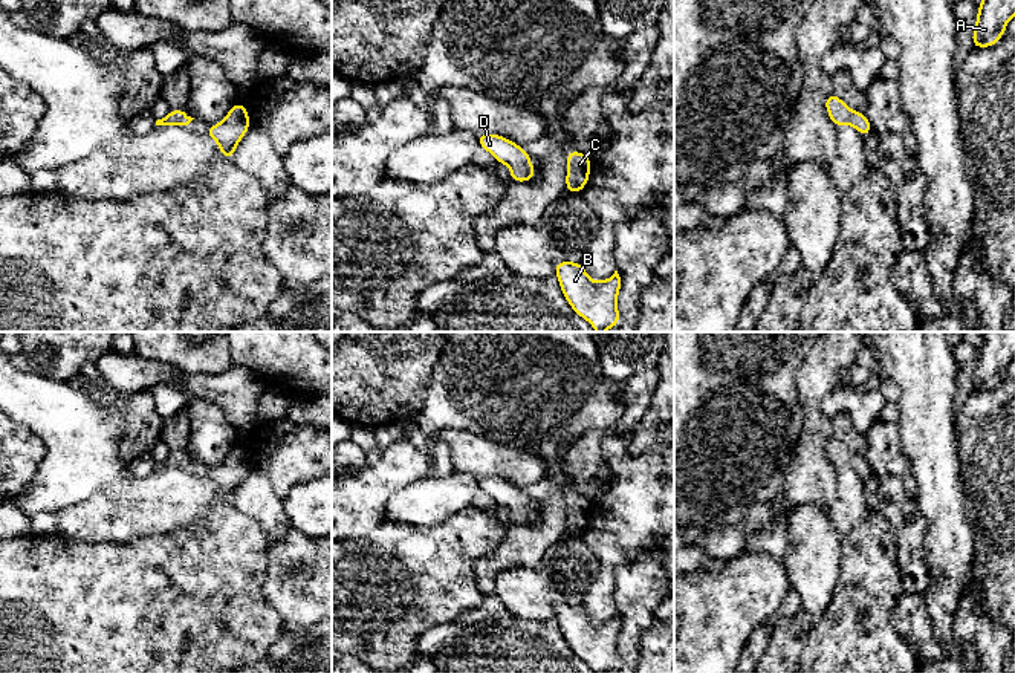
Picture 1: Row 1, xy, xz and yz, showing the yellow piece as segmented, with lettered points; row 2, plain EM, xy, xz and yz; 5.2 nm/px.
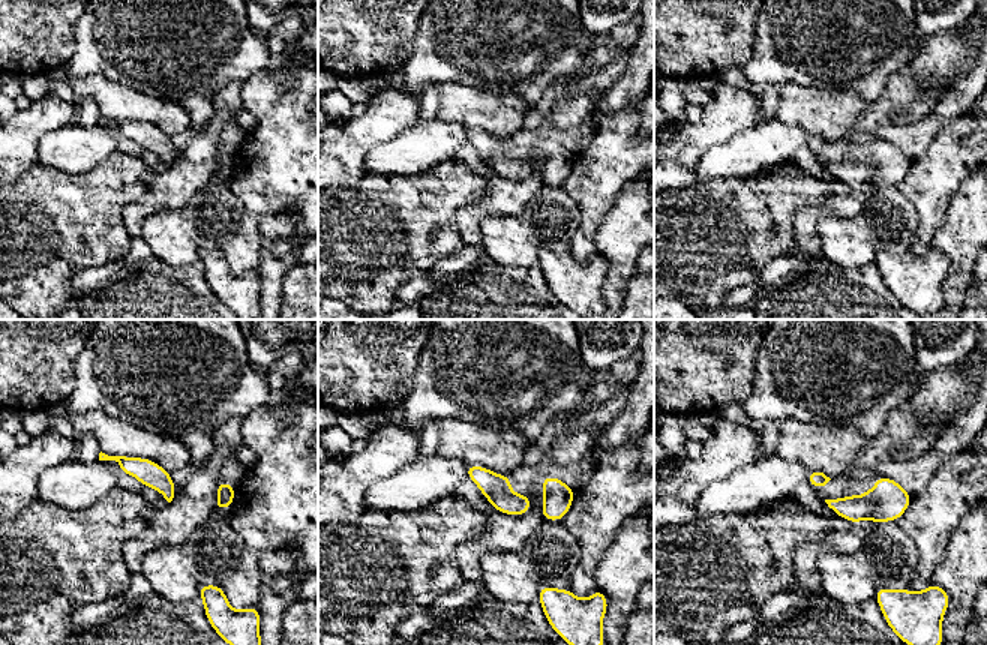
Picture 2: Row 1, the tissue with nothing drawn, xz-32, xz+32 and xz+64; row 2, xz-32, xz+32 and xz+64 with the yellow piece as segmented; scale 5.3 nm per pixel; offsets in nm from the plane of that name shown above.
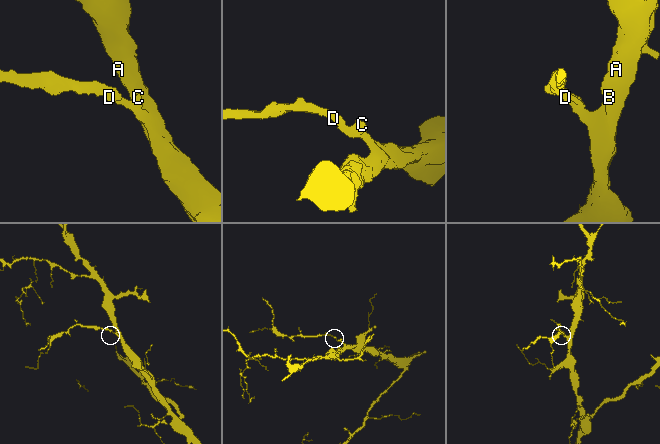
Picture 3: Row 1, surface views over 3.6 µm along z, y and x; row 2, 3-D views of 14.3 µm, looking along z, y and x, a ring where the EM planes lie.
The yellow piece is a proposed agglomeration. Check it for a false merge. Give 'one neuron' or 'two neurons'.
one neuron

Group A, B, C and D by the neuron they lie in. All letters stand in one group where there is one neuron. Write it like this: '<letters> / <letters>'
A B C D

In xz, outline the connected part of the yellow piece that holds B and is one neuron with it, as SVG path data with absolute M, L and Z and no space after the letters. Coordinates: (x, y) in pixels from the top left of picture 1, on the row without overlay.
M561 603L555 606L555 618L575 656L589 664L595 673L608 673L619 667L621 619L618 613L607 623L593 624L581 606Z

